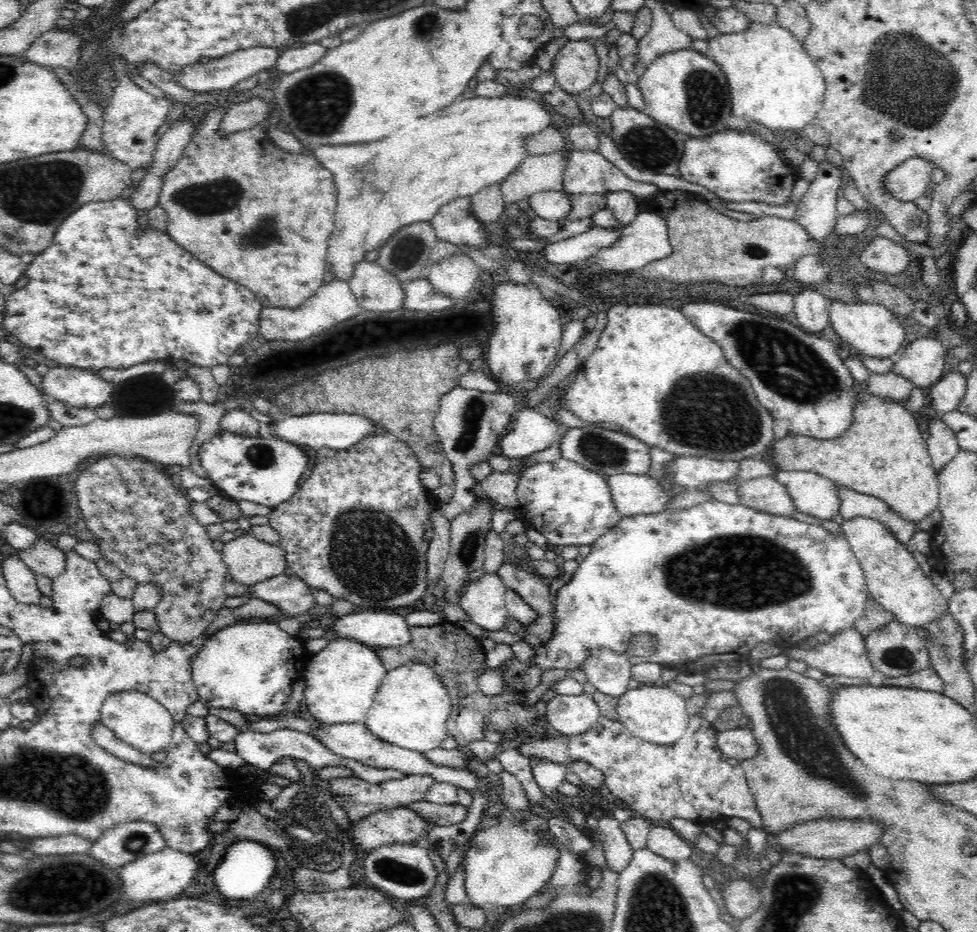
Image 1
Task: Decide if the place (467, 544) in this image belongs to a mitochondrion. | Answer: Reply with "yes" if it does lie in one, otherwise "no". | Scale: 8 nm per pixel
yes

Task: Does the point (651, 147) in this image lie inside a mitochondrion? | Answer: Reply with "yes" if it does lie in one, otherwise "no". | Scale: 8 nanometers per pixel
yes

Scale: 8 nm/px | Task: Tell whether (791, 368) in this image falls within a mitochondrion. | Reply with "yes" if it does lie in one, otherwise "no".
yes

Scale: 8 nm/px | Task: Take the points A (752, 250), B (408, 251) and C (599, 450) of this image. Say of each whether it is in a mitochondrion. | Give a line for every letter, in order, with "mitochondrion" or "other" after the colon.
A: mitochondrion
B: mitochondrion
C: mitochondrion

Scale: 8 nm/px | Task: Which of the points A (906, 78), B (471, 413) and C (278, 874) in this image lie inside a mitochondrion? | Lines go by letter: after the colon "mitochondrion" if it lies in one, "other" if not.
A: mitochondrion
B: mitochondrion
C: other

